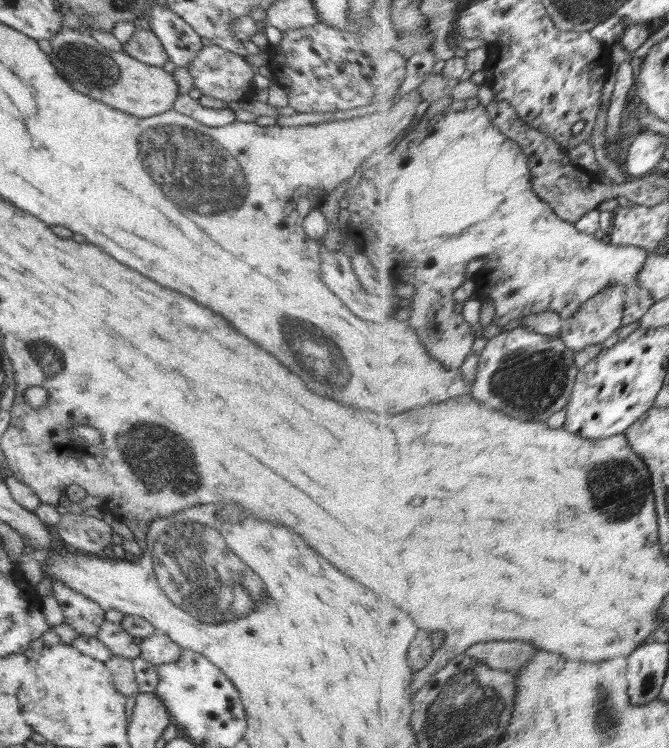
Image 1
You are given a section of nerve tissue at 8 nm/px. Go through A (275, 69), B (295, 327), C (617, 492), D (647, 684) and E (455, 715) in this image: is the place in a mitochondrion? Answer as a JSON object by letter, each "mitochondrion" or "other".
{"A":"other","B":"mitochondrion","C":"mitochondrion","D":"mitochondrion","E":"mitochondrion"}

